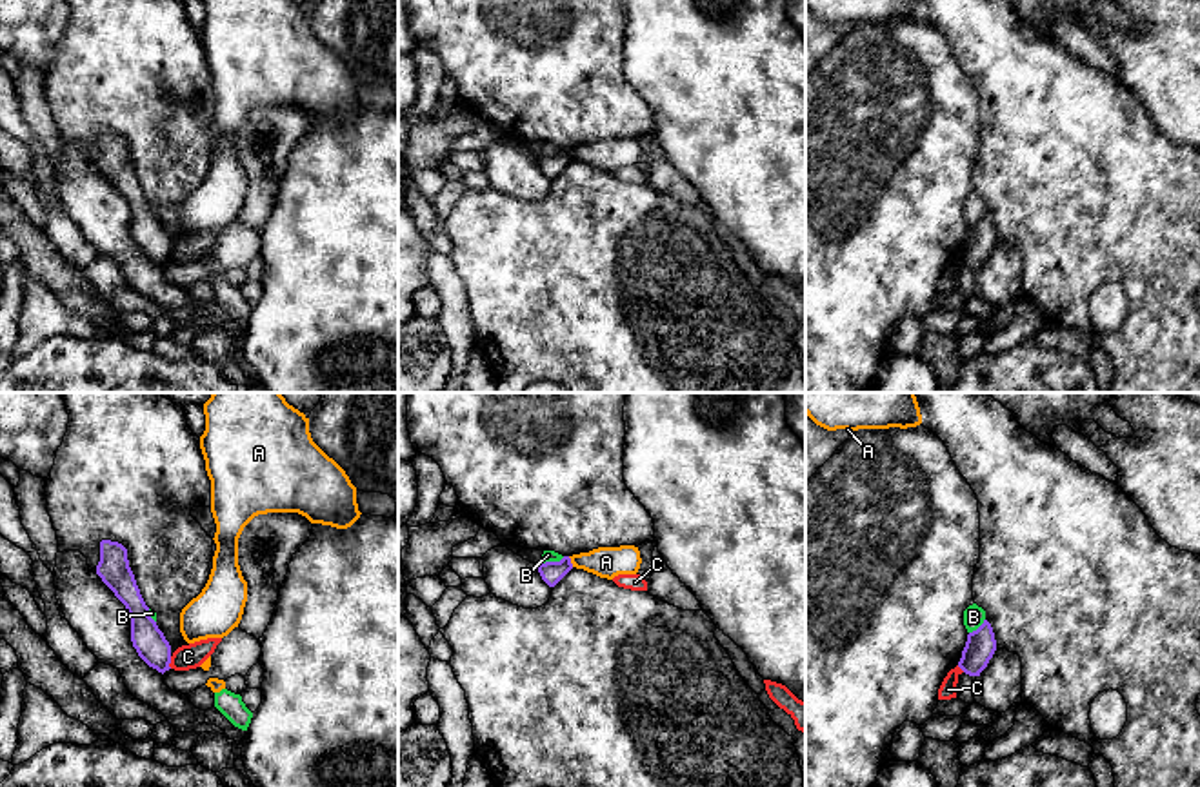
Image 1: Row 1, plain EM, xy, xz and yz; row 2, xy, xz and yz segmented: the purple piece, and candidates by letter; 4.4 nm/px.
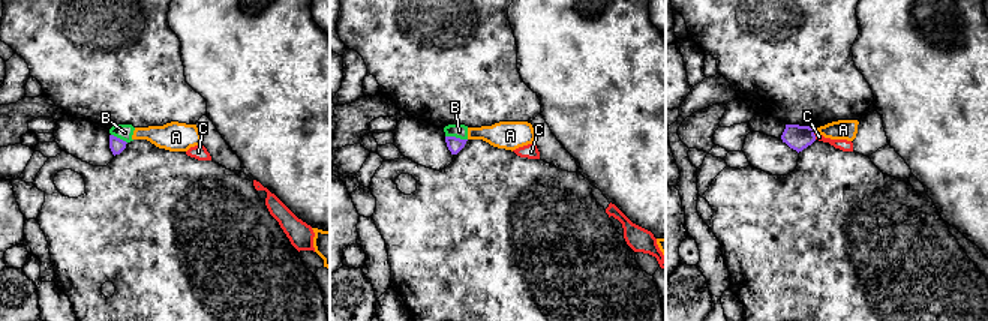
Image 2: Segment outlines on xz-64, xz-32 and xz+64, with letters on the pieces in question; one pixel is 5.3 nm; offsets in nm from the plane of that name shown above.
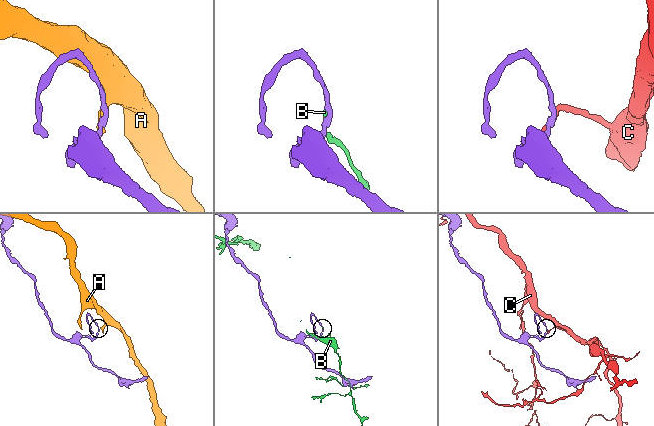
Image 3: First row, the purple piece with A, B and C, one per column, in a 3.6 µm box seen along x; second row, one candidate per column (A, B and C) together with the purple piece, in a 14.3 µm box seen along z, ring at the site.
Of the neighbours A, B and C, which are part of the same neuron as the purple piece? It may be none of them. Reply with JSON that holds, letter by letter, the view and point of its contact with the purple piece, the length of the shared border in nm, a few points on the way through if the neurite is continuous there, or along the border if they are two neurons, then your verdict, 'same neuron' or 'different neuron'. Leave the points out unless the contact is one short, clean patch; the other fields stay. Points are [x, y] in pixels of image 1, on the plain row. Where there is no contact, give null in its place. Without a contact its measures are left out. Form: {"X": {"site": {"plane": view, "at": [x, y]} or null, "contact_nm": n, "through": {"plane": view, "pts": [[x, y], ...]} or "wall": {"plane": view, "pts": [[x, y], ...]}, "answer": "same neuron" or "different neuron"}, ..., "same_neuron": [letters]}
{"A": {"site": {"plane": "xz", "at": [570, 155]}, "contact_nm": 50, "wall": {"plane": "xz", "pts": [[568, 149], [573, 159]]}, "answer": "different neuron"}, "B": {"site": {"plane": "xz", "at": [551, 155]}, "contact_nm": 120, "answer": "different neuron"}, "C": {"site": {"plane": "xy", "at": [170, 255]}, "contact_nm": 60, "wall": {"plane": "xy", "pts": [[171, 249], [170, 260]]}, "answer": "different neuron"}, "same_neuron": []}

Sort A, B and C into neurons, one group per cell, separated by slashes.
A B / C

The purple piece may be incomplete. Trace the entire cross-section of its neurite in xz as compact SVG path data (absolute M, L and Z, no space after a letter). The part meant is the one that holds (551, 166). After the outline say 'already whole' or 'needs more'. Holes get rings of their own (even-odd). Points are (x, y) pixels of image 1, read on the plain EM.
M564 149L560 154L538 156L538 165L549 180L555 180L571 162L573 156L569 149Z | already whole

